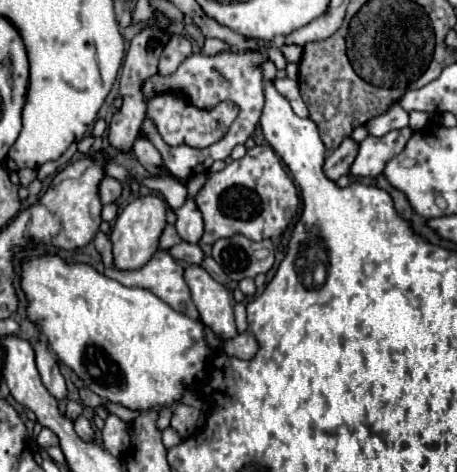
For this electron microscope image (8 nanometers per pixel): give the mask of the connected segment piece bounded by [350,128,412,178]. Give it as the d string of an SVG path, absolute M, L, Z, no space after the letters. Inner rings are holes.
M400 128L400 130L388 132L382 138L368 136L358 148L356 160L350 166L350 174L376 178L384 170L384 164L404 150L410 136L412 136L410 128Z

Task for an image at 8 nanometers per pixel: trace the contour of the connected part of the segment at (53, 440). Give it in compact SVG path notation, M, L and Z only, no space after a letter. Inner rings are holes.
M42 428L42 432L38 434L38 444L40 444L42 448L58 446L58 438L54 436L54 432L52 432L52 430L48 430L48 428Z

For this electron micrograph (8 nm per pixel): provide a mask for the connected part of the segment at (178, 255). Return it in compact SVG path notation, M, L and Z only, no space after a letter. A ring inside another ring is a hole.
M180 242L180 244L172 246L168 252L170 252L170 256L174 260L186 262L186 264L198 264L204 258L204 252L200 250L200 246L198 244L190 244L190 242Z

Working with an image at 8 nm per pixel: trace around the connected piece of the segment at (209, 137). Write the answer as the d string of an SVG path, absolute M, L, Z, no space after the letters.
M162 94L148 102L148 116L154 120L160 136L168 146L192 146L192 148L208 148L210 144L222 140L238 116L238 106L234 102L222 102L212 110L198 110L186 102L184 96L178 94Z

